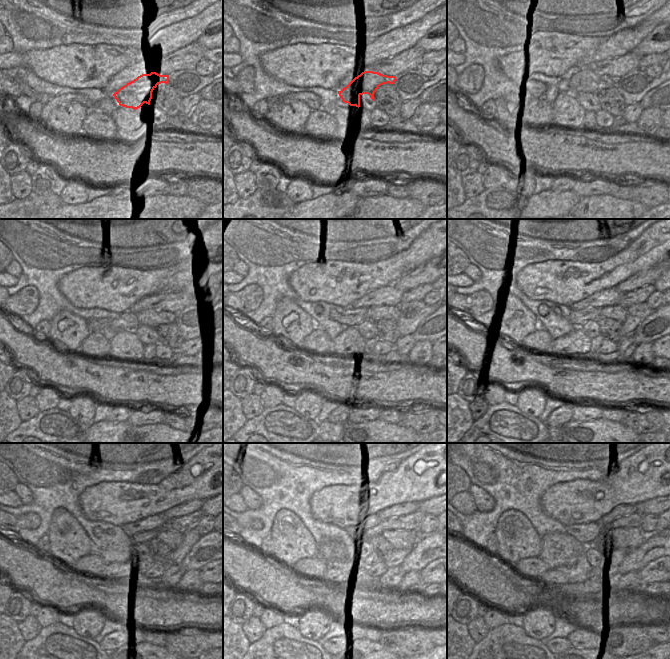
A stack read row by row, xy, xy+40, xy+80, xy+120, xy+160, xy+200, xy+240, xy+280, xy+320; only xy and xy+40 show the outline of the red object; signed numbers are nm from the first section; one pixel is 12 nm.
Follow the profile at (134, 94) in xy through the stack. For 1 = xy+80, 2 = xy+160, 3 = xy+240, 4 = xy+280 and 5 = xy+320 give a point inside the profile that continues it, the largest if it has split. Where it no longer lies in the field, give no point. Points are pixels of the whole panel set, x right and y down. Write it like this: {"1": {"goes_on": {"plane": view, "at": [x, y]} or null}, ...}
{"1": {"goes_on": {"plane": "xy+80", "at": [586, 80]}}, "2": {"goes_on": {"plane": "xy+160", "at": [380, 312]}}, "3": {"goes_on": {"plane": "xy+240", "at": [173, 539]}}, "4": {"goes_on": {"plane": "xy+280", "at": [400, 539]}}, "5": {"goes_on": {"plane": "xy+320", "at": [628, 539]}}}

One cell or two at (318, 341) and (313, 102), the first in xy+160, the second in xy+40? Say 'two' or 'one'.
two

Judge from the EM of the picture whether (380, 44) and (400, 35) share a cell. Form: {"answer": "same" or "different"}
{"answer": "same"}

